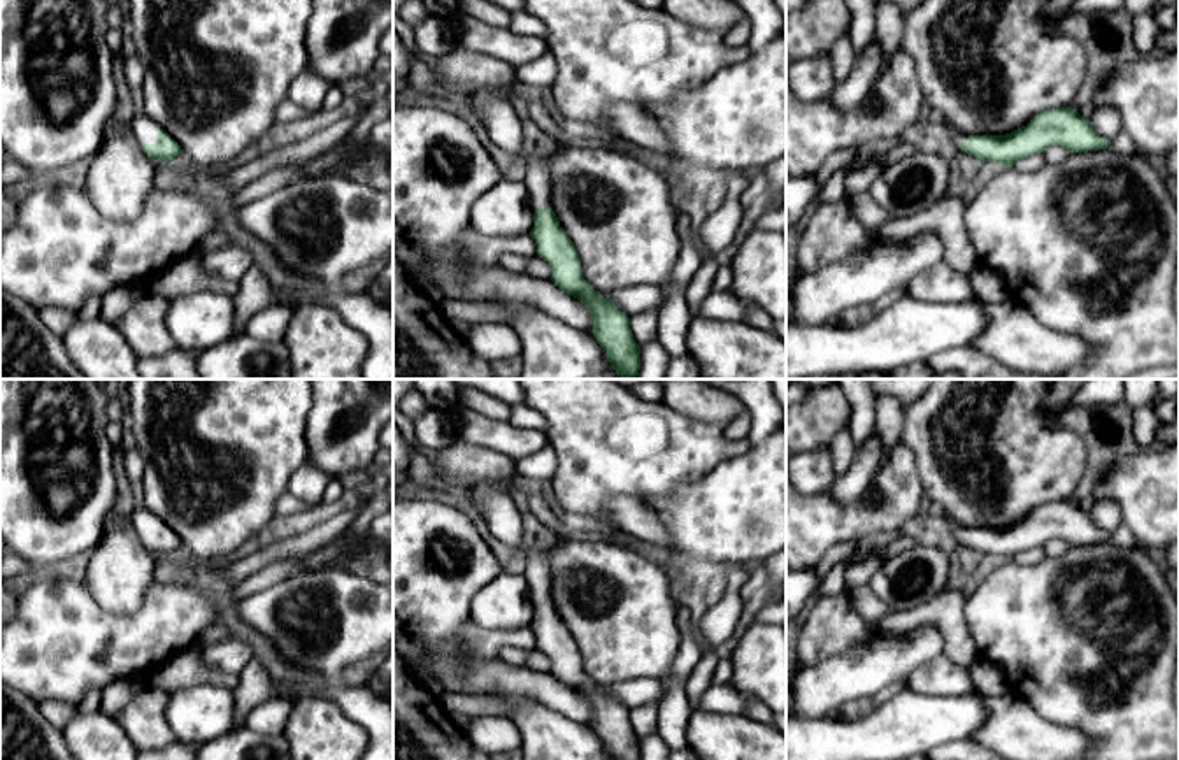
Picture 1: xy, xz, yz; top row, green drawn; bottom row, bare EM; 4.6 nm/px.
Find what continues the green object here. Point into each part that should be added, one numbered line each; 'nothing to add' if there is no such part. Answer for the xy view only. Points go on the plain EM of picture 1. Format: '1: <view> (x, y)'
1: xy (144, 523)

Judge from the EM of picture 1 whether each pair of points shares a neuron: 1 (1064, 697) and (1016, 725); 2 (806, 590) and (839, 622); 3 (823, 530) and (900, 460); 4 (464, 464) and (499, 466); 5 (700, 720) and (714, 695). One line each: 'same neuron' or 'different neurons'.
1: different neurons
2: different neurons
3: same neuron
4: same neuron
5: different neurons

